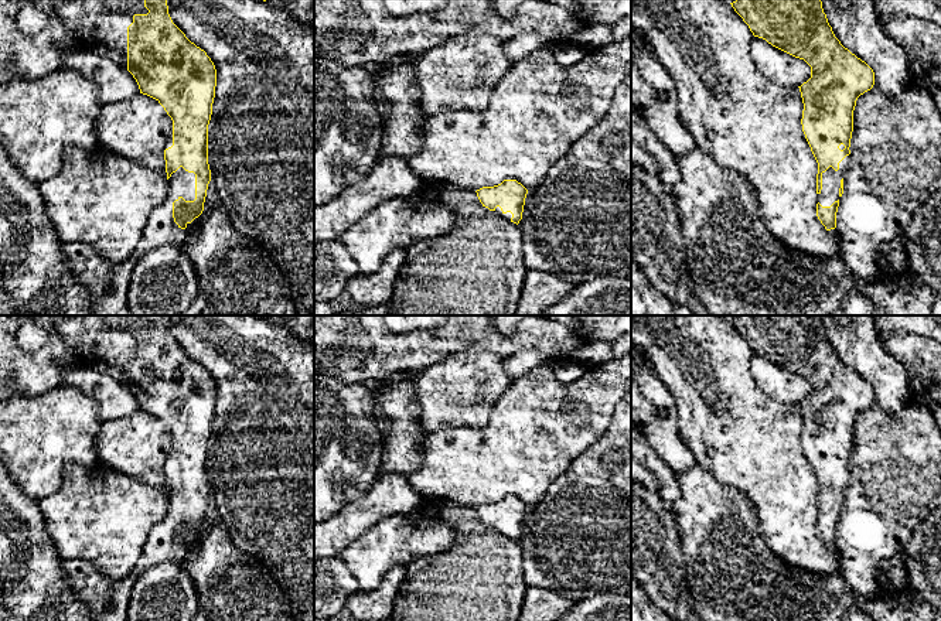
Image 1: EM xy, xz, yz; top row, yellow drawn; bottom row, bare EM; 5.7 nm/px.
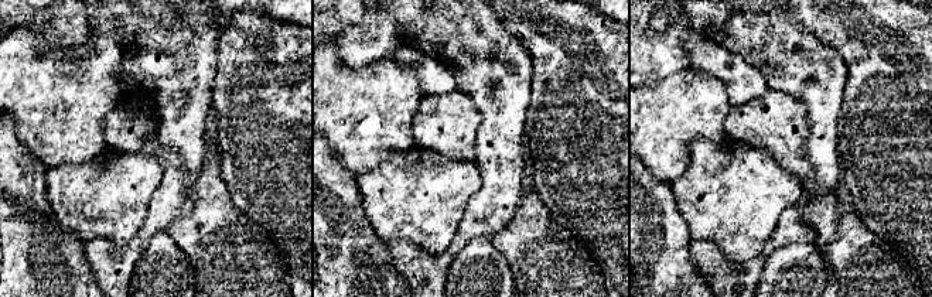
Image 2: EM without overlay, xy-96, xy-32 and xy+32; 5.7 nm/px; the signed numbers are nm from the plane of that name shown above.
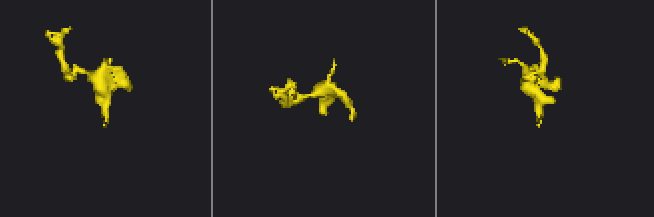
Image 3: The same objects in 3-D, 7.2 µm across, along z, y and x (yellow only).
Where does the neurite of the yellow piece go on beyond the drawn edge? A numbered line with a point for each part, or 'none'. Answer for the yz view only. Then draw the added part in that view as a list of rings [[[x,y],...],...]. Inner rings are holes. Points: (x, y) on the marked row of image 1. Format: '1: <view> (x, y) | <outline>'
1: yz (831, 180) | [[[846,156],[839,163],[838,171],[829,167],[825,173],[822,173],[822,190],[816,197],[818,202],[822,207],[831,207],[835,201],[841,199],[839,197],[841,180],[843,178],[849,161],[850,156]]]

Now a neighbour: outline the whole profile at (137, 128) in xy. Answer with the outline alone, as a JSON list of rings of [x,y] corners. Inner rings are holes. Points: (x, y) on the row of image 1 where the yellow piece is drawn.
[[[143,93],[103,105],[95,122],[95,134],[100,147],[126,154],[166,177],[164,146],[171,129],[171,117],[164,108]]]

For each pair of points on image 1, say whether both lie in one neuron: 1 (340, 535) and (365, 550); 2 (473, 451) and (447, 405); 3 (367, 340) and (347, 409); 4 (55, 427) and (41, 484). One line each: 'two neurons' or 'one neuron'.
1: two neurons
2: two neurons
3: two neurons
4: one neuron

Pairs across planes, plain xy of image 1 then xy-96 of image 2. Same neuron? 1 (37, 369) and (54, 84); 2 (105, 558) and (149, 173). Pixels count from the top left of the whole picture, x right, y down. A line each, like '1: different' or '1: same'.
1: different
2: same

